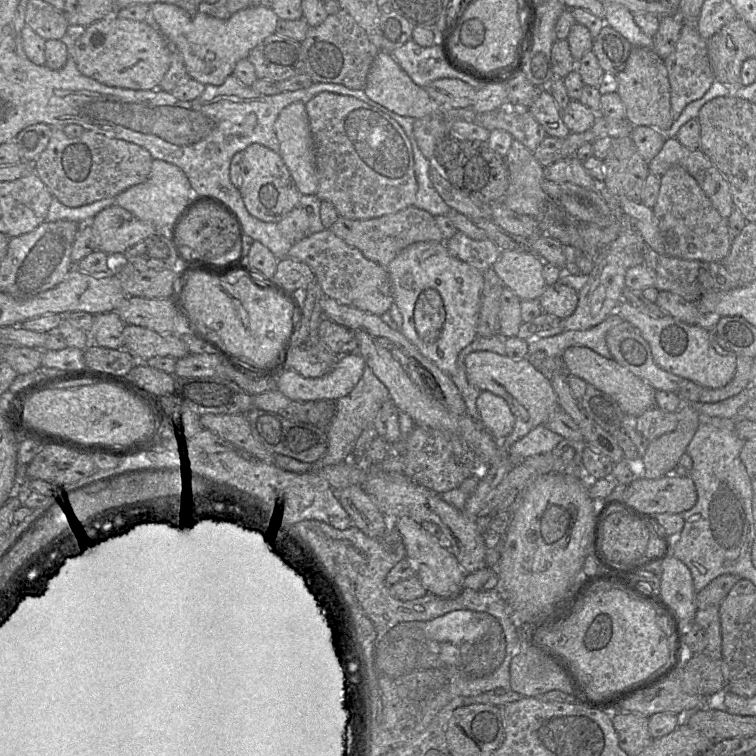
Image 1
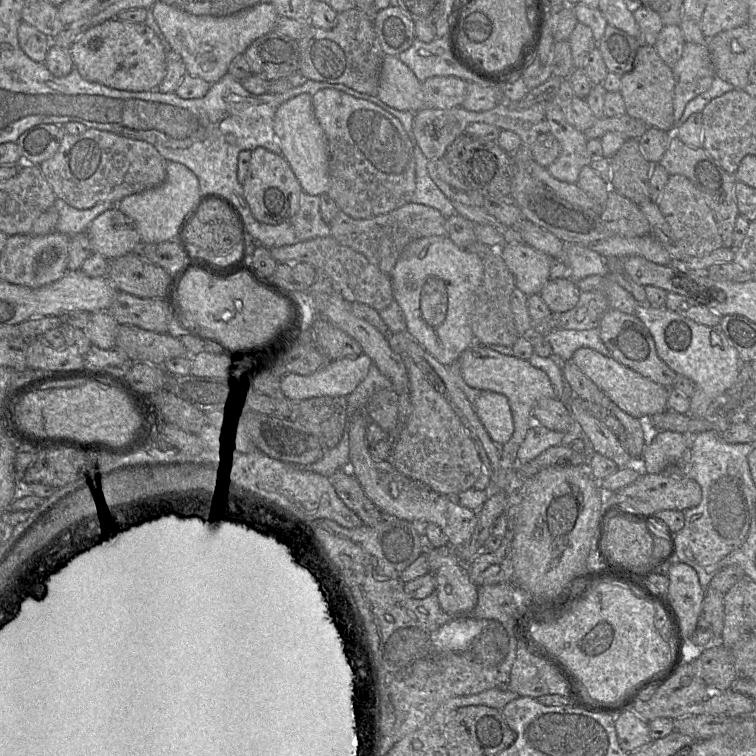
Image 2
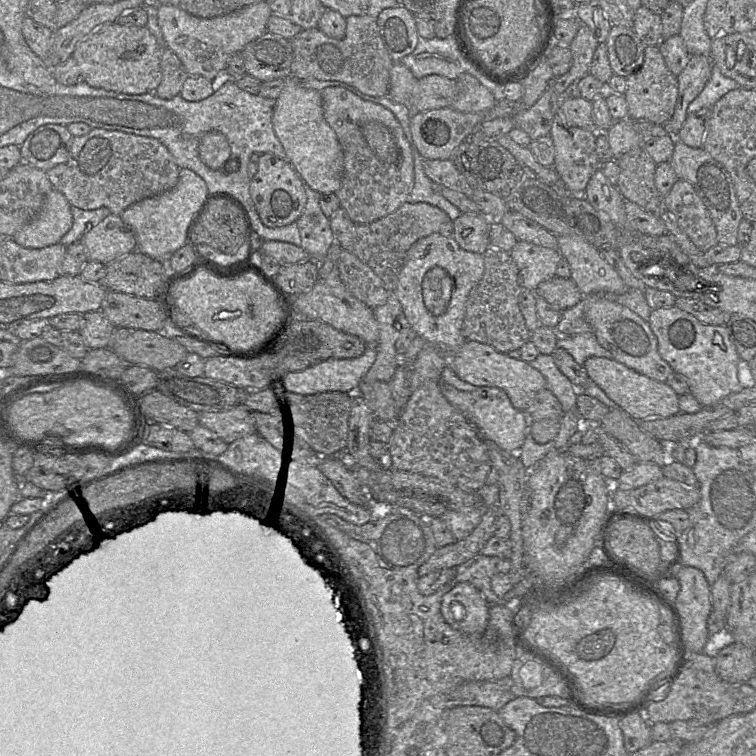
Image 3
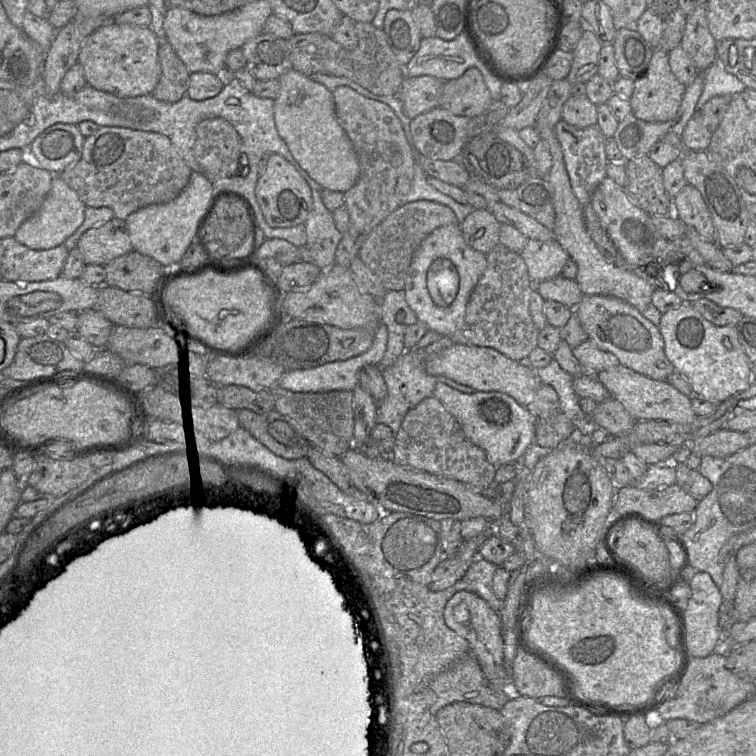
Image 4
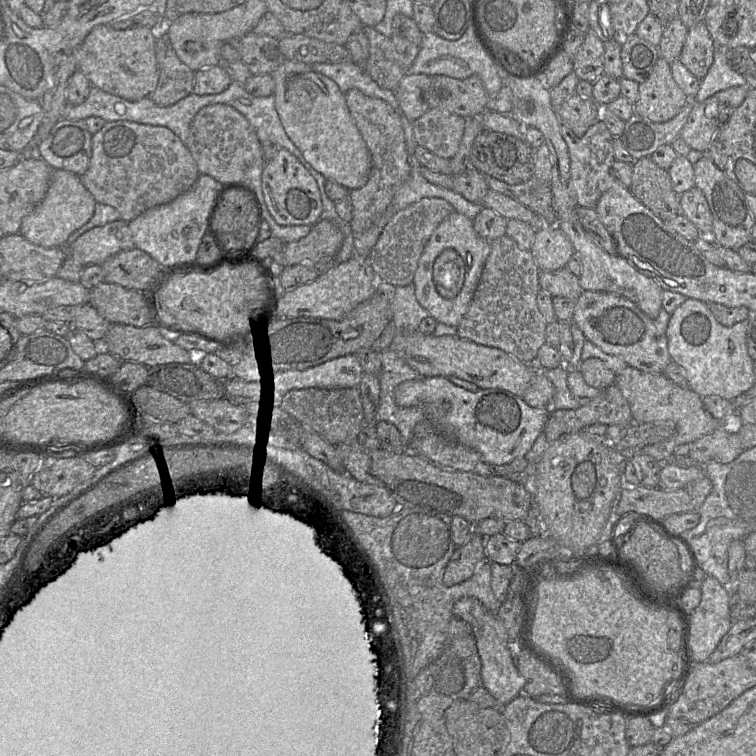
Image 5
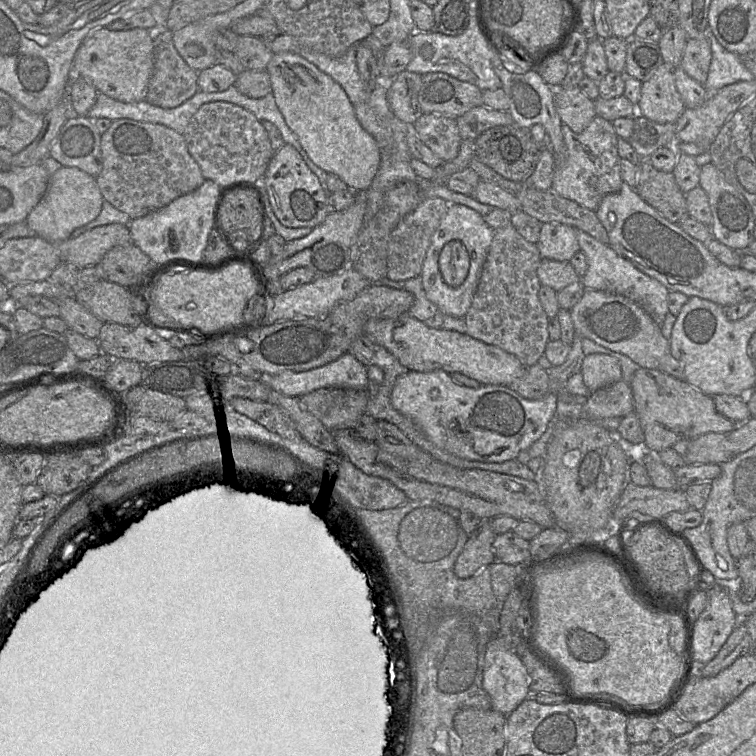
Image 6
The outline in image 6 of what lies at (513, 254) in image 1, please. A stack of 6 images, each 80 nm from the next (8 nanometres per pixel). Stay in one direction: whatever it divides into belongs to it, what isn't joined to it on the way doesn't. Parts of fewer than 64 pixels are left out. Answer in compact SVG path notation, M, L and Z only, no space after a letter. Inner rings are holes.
M559 223L542 224L536 245L542 259L562 262L570 262L580 251L576 229Z

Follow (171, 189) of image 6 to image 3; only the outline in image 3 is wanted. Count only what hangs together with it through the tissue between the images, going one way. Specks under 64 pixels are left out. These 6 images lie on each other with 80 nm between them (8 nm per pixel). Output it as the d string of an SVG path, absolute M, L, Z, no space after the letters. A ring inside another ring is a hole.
M94 128L86 135L73 136L66 162L46 174L53 189L61 192L70 206L83 210L106 207L120 215L131 204L174 187L179 171L173 156L157 139Z

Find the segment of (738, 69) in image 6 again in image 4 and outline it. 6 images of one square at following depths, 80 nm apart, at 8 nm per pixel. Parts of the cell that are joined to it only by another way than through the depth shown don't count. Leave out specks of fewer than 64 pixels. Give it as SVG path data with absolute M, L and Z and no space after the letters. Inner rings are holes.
M716 58L714 63L702 74L703 90L697 102L696 110L700 109L712 97L734 95L746 89L742 81L726 71L719 58Z

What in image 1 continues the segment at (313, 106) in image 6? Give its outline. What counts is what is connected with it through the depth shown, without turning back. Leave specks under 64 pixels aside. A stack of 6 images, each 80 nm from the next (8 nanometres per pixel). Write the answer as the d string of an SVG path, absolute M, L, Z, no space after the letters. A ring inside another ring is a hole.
M296 101L282 109L275 121L274 131L279 142L278 154L288 168L297 189L302 195L316 195L318 177L315 148L305 103Z

